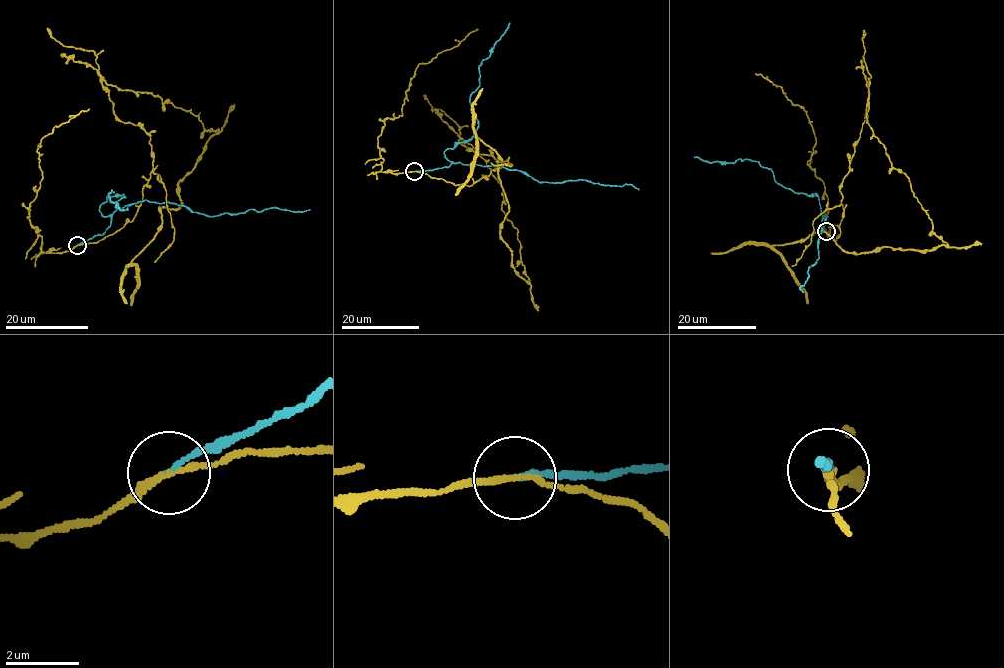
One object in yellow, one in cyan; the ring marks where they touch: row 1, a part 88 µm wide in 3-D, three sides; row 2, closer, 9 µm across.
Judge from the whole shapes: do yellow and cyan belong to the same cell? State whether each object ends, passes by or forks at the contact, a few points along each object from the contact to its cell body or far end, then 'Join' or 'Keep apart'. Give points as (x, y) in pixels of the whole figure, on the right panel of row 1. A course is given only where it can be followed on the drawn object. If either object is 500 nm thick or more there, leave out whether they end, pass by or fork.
At the ring yellow passes by. At the ring cyan ends. Course of yellow: (826, 231), (839, 237), (839, 186), (867, 106), (947, 244), (849, 253), (816, 230), (772, 246), (808, 303). Course of cyan: (826, 231), (822, 230), (824, 215), (817, 260), (808, 267), (809, 276), (799, 289), (803, 292). Keep apart

